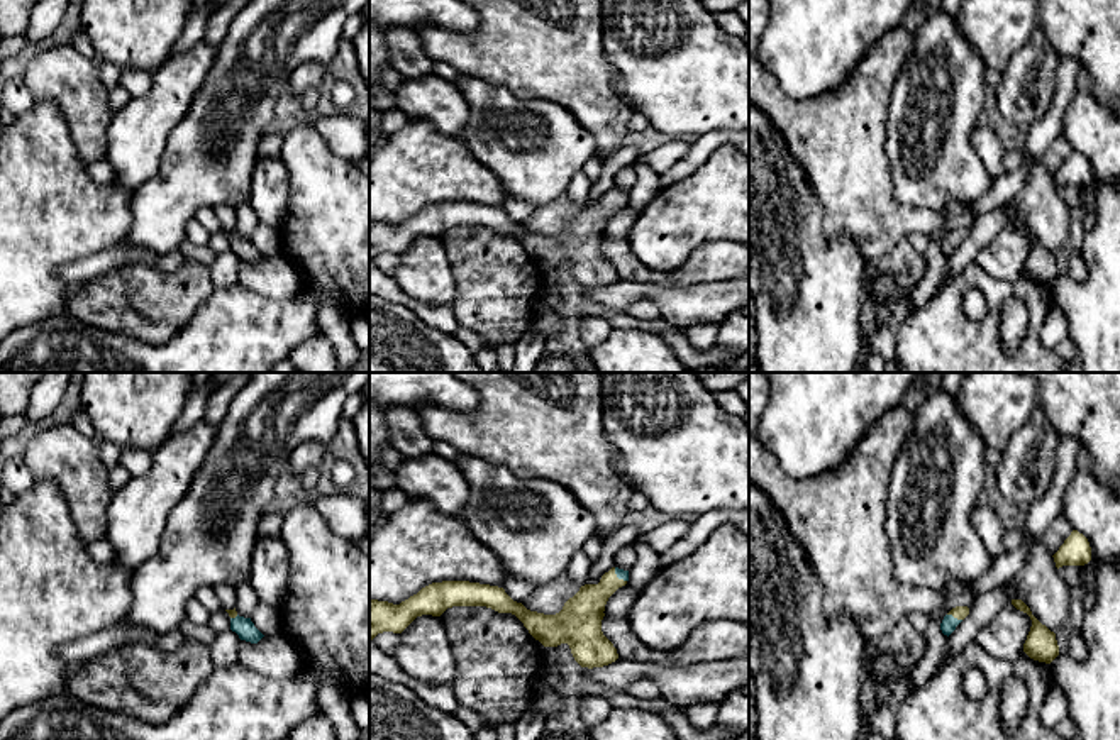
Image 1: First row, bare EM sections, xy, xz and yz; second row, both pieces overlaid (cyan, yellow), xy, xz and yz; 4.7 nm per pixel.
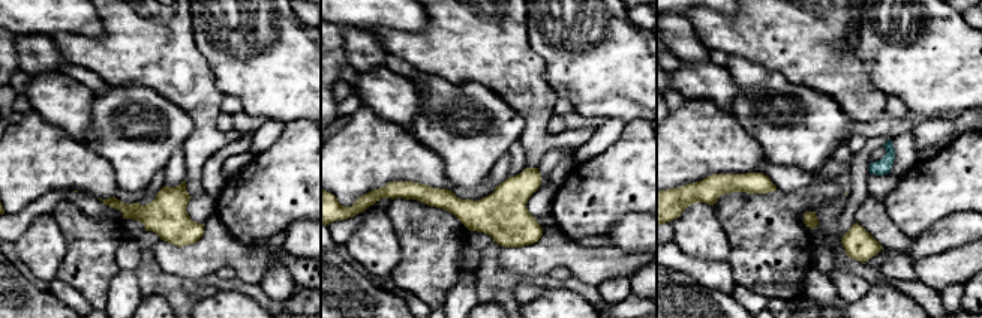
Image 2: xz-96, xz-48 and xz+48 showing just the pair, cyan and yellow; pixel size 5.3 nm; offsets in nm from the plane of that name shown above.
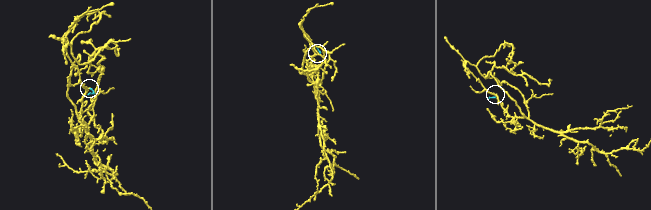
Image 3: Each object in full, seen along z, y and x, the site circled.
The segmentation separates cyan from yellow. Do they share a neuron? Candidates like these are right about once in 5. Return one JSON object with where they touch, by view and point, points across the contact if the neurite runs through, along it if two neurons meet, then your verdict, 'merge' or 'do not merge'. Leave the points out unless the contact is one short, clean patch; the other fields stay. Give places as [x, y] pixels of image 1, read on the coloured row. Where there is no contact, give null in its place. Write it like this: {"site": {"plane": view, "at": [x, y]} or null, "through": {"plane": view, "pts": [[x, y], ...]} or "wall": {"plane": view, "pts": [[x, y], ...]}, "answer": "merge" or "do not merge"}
{"site": {"plane": "yz", "at": [953, 617]}, "through": {"plane": "yz", "pts": [[949, 624], [953, 617], [959, 612]]}, "answer": "merge"}

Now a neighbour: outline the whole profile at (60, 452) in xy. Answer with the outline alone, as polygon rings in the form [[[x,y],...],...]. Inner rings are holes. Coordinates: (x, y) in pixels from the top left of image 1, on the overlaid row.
[[[56,422],[29,439],[24,459],[36,481],[54,481],[83,542],[105,538],[114,496],[100,447],[69,422]]]

